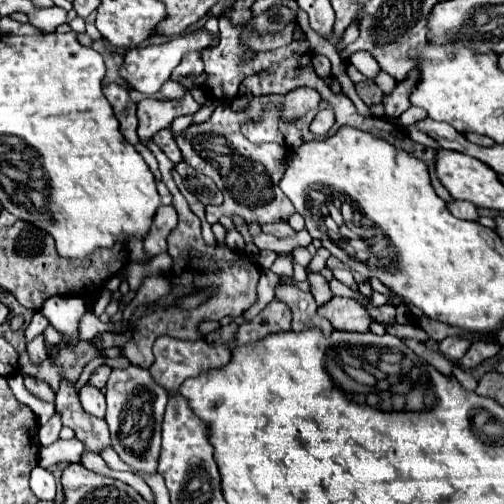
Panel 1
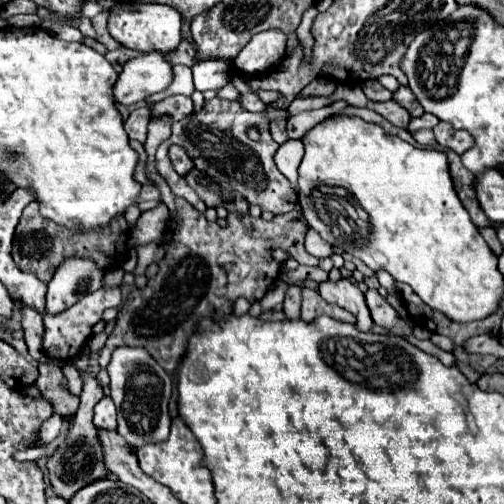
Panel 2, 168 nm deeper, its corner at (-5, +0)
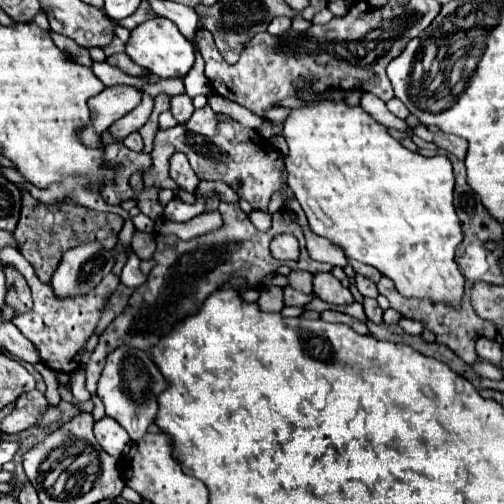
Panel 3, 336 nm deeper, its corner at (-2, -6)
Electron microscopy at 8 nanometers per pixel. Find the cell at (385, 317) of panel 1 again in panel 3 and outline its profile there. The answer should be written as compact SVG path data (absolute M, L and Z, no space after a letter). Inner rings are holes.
M365 299L363 301L363 307L365 307L365 315L367 315L369 321L373 321L377 325L383 323L383 309L379 307L377 299Z

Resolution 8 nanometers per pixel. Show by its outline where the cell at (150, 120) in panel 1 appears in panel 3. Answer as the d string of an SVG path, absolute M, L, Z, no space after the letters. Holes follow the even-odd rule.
M183 93L183 95L175 95L175 97L171 97L171 113L173 113L173 117L177 119L177 123L185 123L189 117L191 117L191 113L193 113L193 103L191 103L191 99Z

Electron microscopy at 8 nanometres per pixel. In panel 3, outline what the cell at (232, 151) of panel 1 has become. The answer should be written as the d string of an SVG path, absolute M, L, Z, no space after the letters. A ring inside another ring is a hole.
M209 105L203 109L195 109L195 113L191 115L191 119L187 123L175 125L173 129L167 129L167 131L157 131L155 147L151 151L153 165L143 173L145 187L153 187L153 189L161 187L161 171L167 169L169 157L175 151L181 151L187 155L187 159L199 179L227 183L229 187L233 187L237 191L237 195L241 199L249 201L251 207L259 209L259 211L267 211L267 203L269 203L271 195L279 187L283 187L283 181L281 181L283 155L277 149L273 149L271 143L267 143L257 131L243 129L229 117L219 119L219 115L215 111L211 111ZM247 161L249 161L249 175L245 173Z

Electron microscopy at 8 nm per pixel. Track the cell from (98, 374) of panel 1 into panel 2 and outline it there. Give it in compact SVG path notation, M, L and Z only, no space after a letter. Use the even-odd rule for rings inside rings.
M80 373L82 379L84 379L84 387L82 387L82 393L80 393L80 407L78 411L74 413L74 419L72 419L72 425L70 425L70 431L66 435L66 449L68 451L60 451L60 457L58 457L58 451L48 457L46 461L46 467L50 471L50 483L52 483L52 489L58 497L70 501L70 497L74 497L76 489L82 489L82 485L90 485L90 481L98 481L102 477L108 477L108 469L104 465L104 457L102 457L102 445L98 441L98 427L92 423L92 415L94 415L94 405L102 399L102 387L98 385L96 377L88 375L88 373Z

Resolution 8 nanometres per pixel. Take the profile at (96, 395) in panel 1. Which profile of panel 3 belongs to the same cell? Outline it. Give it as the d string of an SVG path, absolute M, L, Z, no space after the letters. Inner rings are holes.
M107 415L95 421L95 437L99 445L113 457L123 457L127 453L127 447L131 445L127 431Z

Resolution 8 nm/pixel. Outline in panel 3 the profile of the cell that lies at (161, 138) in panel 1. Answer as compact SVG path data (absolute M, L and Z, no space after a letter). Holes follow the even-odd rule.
M173 153L171 161L169 161L169 173L171 173L171 179L185 191L195 191L199 179L197 175L193 173L187 157L183 153Z

